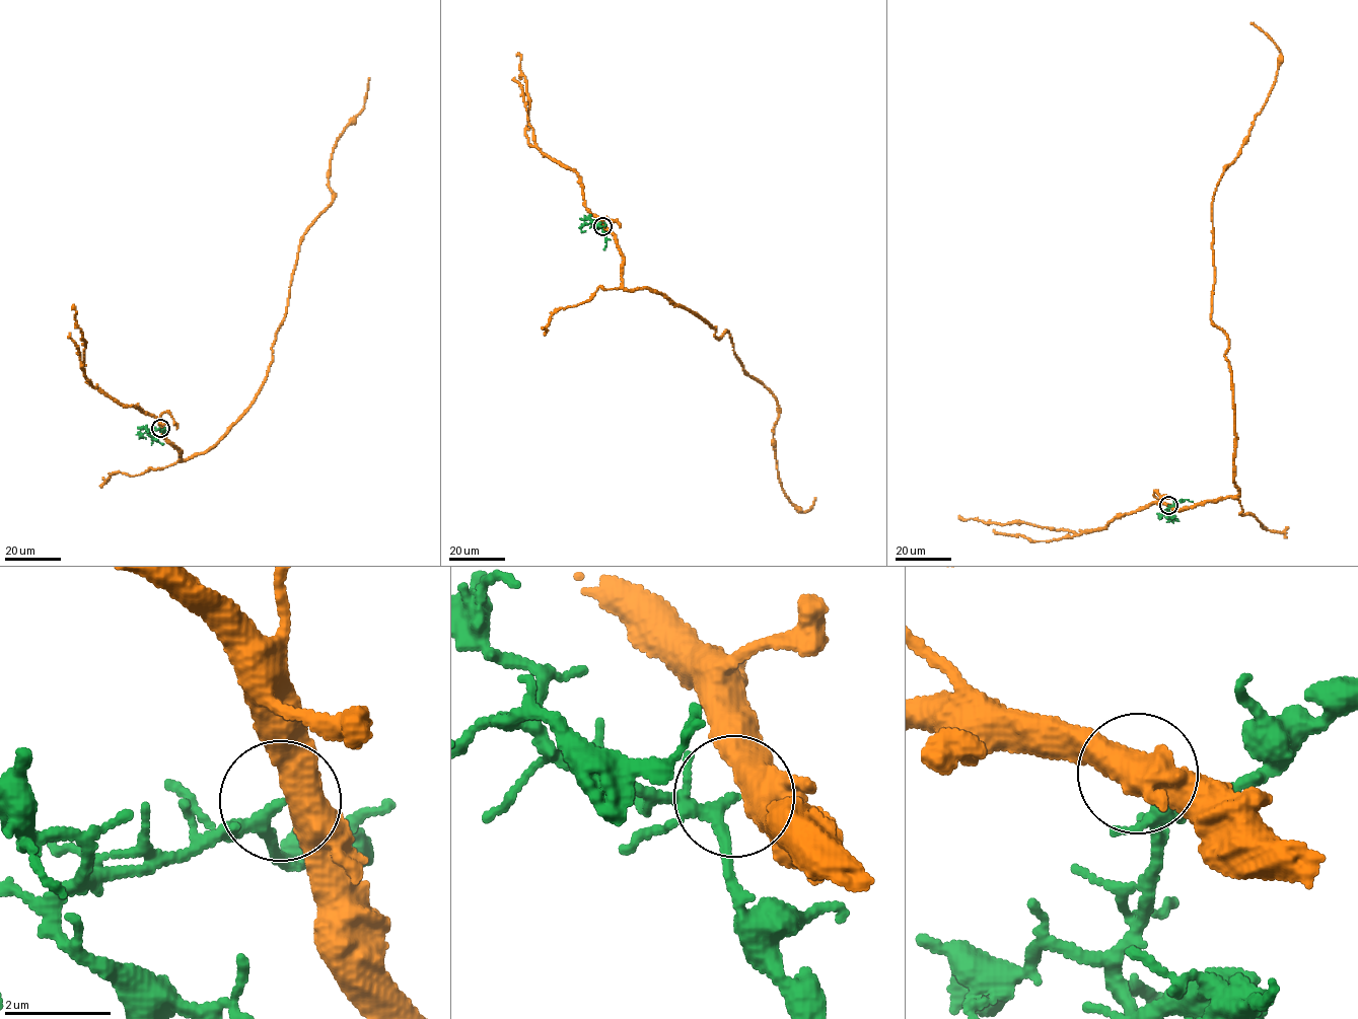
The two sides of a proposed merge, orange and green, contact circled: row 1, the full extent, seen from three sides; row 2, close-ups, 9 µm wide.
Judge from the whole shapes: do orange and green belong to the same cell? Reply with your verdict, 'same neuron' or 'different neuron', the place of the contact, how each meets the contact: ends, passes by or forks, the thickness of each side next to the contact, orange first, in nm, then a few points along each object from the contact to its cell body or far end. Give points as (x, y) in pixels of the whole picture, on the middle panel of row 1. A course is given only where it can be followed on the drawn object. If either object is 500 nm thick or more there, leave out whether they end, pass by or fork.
different neuron; place (602, 226); calibres 500 and 170 nm; course orange (602, 226), (624, 286), (667, 298), (717, 339), (728, 332), (778, 404), (781, 488), (804, 512), (815, 498); course green (602, 226), (590, 222), (604, 226), (603, 222)

